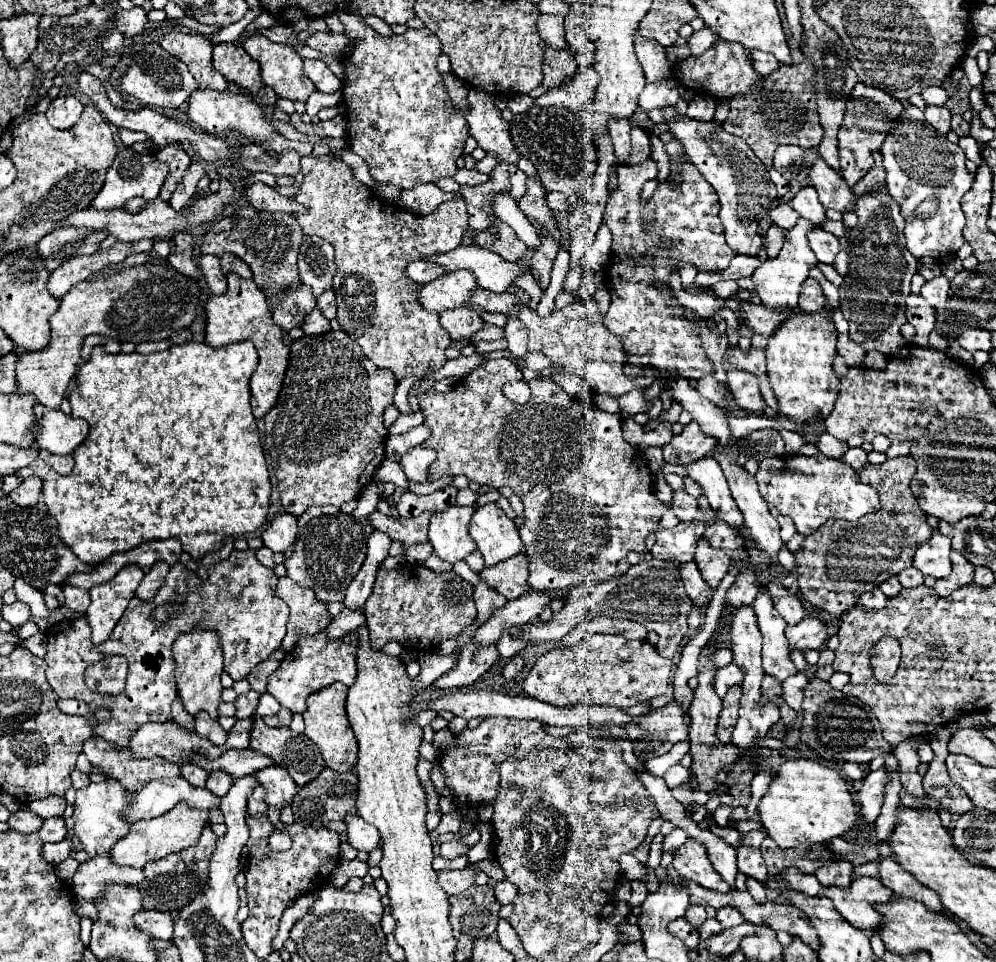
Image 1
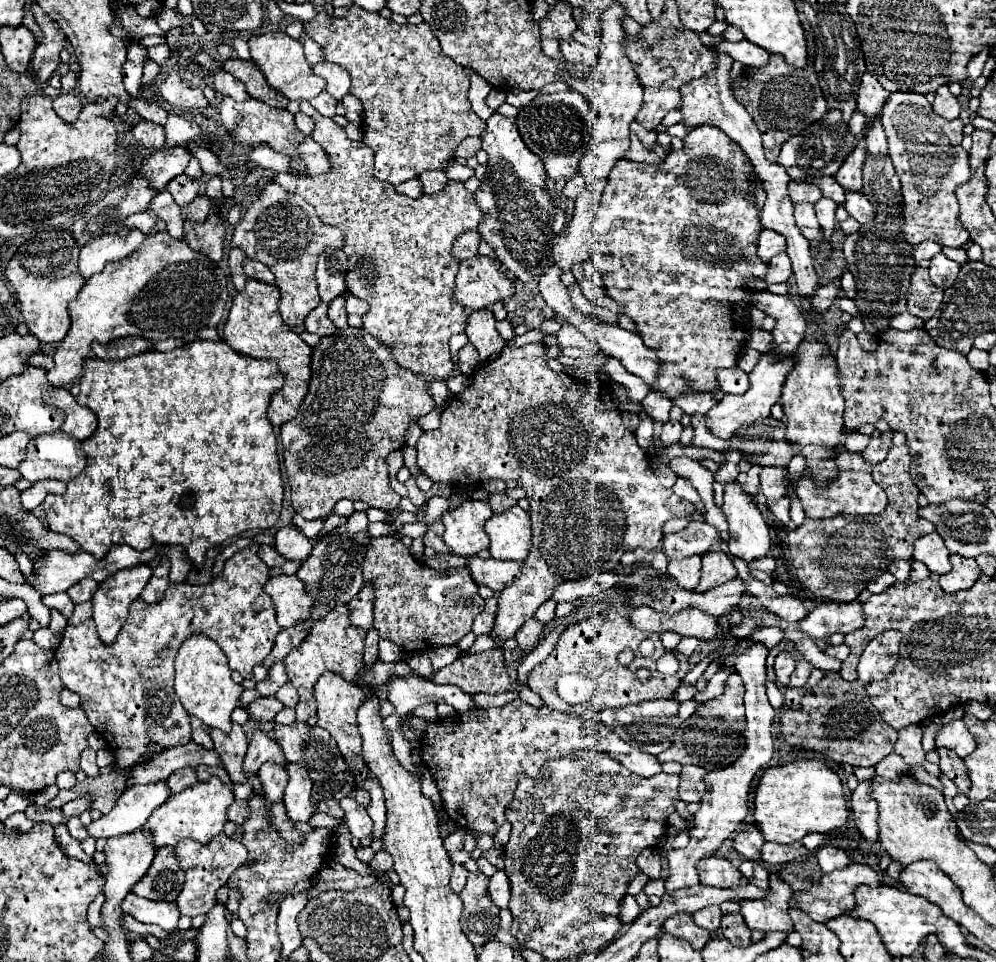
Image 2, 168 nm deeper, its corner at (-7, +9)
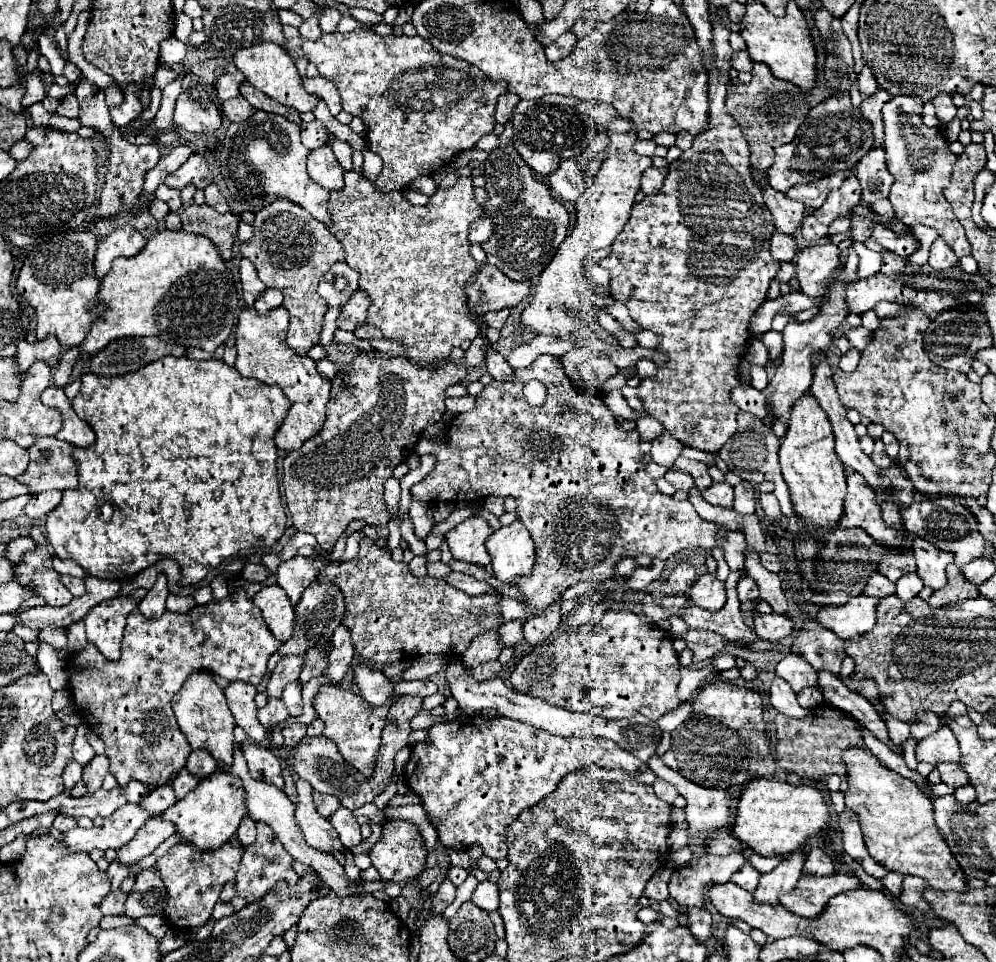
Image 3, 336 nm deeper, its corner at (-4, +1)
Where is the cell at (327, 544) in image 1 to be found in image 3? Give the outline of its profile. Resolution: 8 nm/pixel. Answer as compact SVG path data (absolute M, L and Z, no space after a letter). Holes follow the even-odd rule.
M314 580L304 592L302 598L296 606L296 626L294 626L294 634L290 640L286 640L280 648L278 654L304 654L308 648L316 646L316 644L324 644L330 640L334 628L342 622L342 614L346 612L346 604L344 604L344 594L338 590L336 584L332 582L320 582Z

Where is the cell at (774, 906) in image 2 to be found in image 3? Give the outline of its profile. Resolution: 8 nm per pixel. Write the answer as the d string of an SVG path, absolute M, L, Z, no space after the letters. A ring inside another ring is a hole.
M790 854L784 862L780 862L772 872L760 876L760 884L754 892L754 902L756 904L770 904L778 906L778 898L782 894L790 894L802 876L802 864L804 856L802 854Z

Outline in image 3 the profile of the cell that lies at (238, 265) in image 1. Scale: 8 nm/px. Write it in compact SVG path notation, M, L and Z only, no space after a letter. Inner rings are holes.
M266 288L260 294L260 298L254 302L254 308L258 312L268 312L268 310L278 308L278 306L282 306L282 292L278 288L274 288L274 290L272 288Z

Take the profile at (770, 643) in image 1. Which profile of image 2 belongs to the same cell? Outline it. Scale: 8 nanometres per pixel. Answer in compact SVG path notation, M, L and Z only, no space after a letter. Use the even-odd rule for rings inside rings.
M779 652L775 658L775 674L777 674L777 682L781 688L789 688L789 676L795 670L795 660L791 658L789 652Z

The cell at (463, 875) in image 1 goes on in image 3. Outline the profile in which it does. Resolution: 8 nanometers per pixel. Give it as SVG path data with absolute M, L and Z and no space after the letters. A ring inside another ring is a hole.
M444 878L440 884L440 890L434 894L434 908L436 912L444 912L446 906L450 906L456 898L456 886L450 882L450 878Z

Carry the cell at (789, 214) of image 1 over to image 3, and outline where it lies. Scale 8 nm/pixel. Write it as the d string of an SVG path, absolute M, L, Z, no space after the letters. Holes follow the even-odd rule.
M846 170L846 172L830 174L830 176L822 178L822 180L810 182L810 184L796 184L794 188L790 188L790 190L786 192L786 196L788 196L790 200L798 200L798 202L802 202L804 206L816 210L816 208L820 208L820 206L824 204L828 192L830 192L832 188L840 188L840 186L842 186L842 180L844 180L846 176L850 176L850 174L852 174L852 172Z

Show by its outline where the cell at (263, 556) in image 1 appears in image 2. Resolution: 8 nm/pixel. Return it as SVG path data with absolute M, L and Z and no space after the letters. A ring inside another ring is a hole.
M259 546L259 552L257 552L257 554L261 556L261 560L263 560L269 568L273 568L273 566L281 568L281 566L285 564L285 558L279 556L279 552L277 552L275 548L271 548L271 546Z

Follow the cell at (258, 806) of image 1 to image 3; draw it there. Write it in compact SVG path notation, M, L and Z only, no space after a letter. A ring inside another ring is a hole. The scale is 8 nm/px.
M244 744L242 750L244 750L246 762L248 762L250 774L256 780L270 782L270 784L274 784L280 790L284 788L284 776L282 776L280 760L268 748L258 746L258 744Z

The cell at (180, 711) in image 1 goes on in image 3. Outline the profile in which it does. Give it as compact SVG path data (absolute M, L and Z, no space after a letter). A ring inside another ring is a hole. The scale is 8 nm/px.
M198 748L198 750L192 750L188 762L186 762L186 768L196 774L196 776L208 776L212 772L216 772L218 768L218 762L212 758L212 754L206 750L206 748Z

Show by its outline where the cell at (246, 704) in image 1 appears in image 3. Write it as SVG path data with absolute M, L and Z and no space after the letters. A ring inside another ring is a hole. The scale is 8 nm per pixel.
M282 656L282 660L272 670L272 676L266 686L268 698L280 698L286 684L296 682L298 672L302 668L302 656Z

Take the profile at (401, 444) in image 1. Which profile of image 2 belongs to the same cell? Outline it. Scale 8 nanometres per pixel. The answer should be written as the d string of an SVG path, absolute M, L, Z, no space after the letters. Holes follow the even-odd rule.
M435 408L431 414L425 414L423 418L417 420L417 424L421 426L421 430L437 430L439 428L439 418L441 418L441 410Z

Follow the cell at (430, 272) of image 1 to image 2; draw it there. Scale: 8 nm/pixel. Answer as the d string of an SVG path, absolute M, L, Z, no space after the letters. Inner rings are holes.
M467 230L465 234L461 234L457 238L457 242L453 244L453 256L457 260L467 260L477 256L479 250L479 242L481 242L481 234L477 230Z

